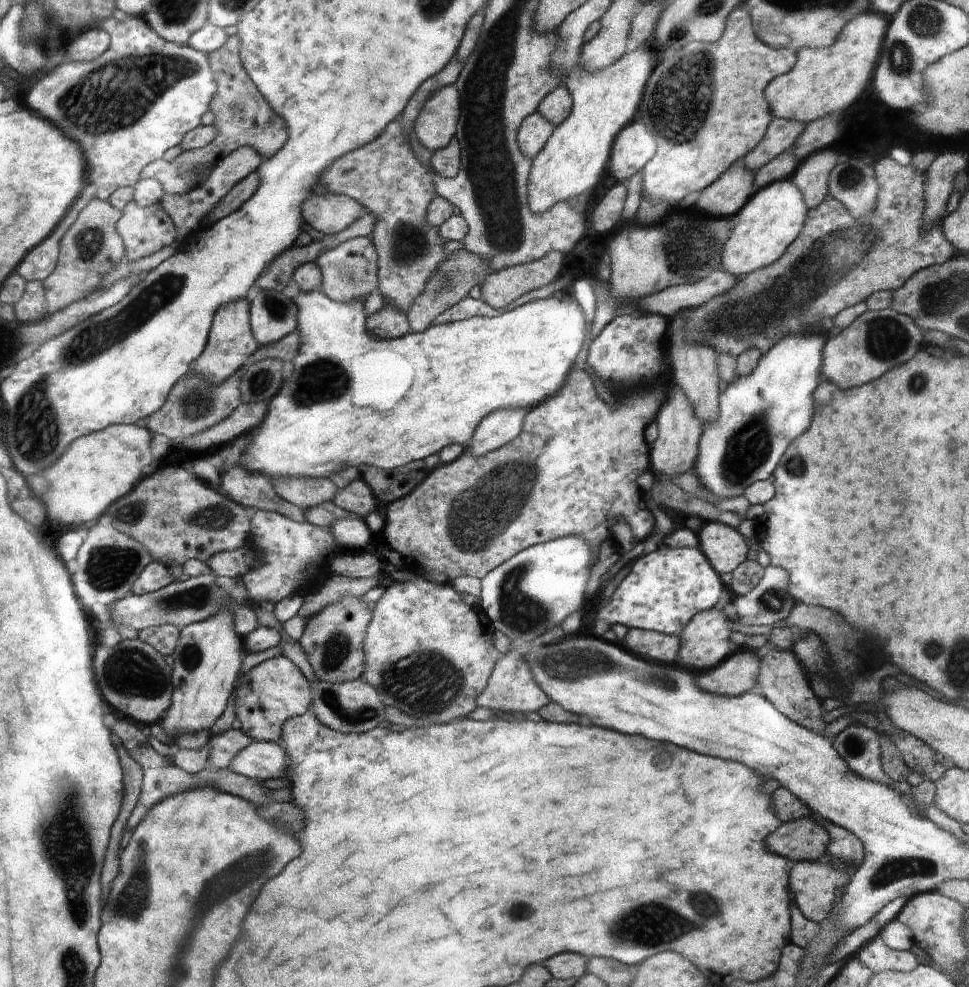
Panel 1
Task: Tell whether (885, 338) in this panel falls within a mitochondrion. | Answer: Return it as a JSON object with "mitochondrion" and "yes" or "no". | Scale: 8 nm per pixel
{"mitochondrion":"yes"}

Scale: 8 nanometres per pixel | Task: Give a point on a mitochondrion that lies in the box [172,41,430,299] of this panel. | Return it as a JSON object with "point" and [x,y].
{"point":[347,276]}

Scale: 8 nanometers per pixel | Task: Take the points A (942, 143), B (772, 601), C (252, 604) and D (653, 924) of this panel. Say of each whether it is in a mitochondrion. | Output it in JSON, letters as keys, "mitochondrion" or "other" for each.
{"A":"other","B":"mitochondrion","C":"other","D":"mitochondrion"}

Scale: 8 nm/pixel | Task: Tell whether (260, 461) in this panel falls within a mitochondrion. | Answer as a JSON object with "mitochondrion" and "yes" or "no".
{"mitochondrion":"no"}

